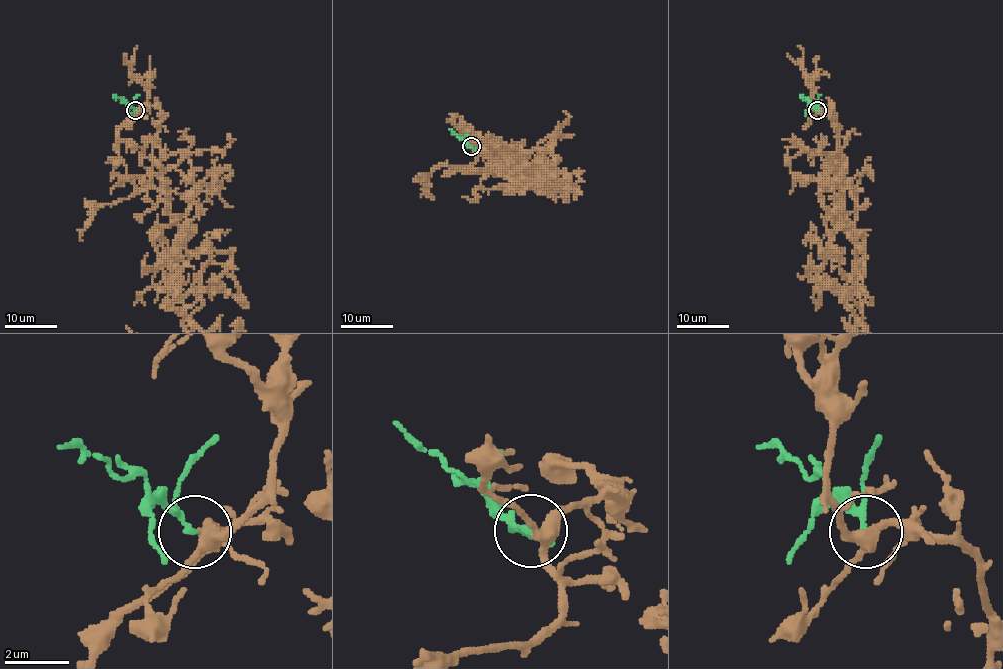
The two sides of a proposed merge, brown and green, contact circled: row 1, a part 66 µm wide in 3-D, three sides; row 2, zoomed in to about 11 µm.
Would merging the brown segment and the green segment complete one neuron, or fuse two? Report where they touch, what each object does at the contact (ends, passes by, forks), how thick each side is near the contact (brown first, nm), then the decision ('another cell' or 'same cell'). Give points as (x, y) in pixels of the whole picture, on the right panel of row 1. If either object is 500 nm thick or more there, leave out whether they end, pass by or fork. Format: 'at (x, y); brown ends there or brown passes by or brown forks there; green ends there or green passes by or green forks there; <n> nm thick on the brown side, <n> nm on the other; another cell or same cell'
at (817, 110); brown forks there; green passes by; 320 nm thick on the brown side, 150 nm on the other; same cell

